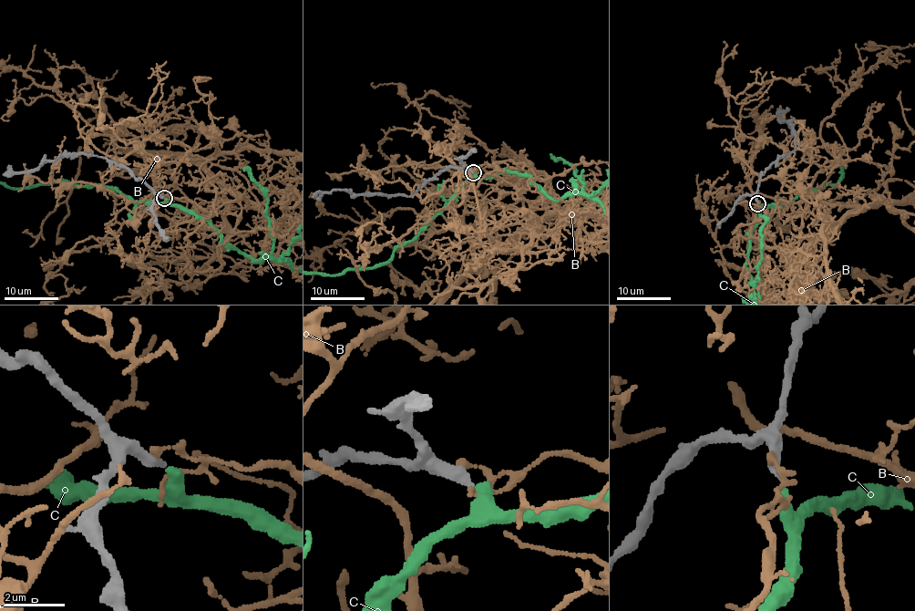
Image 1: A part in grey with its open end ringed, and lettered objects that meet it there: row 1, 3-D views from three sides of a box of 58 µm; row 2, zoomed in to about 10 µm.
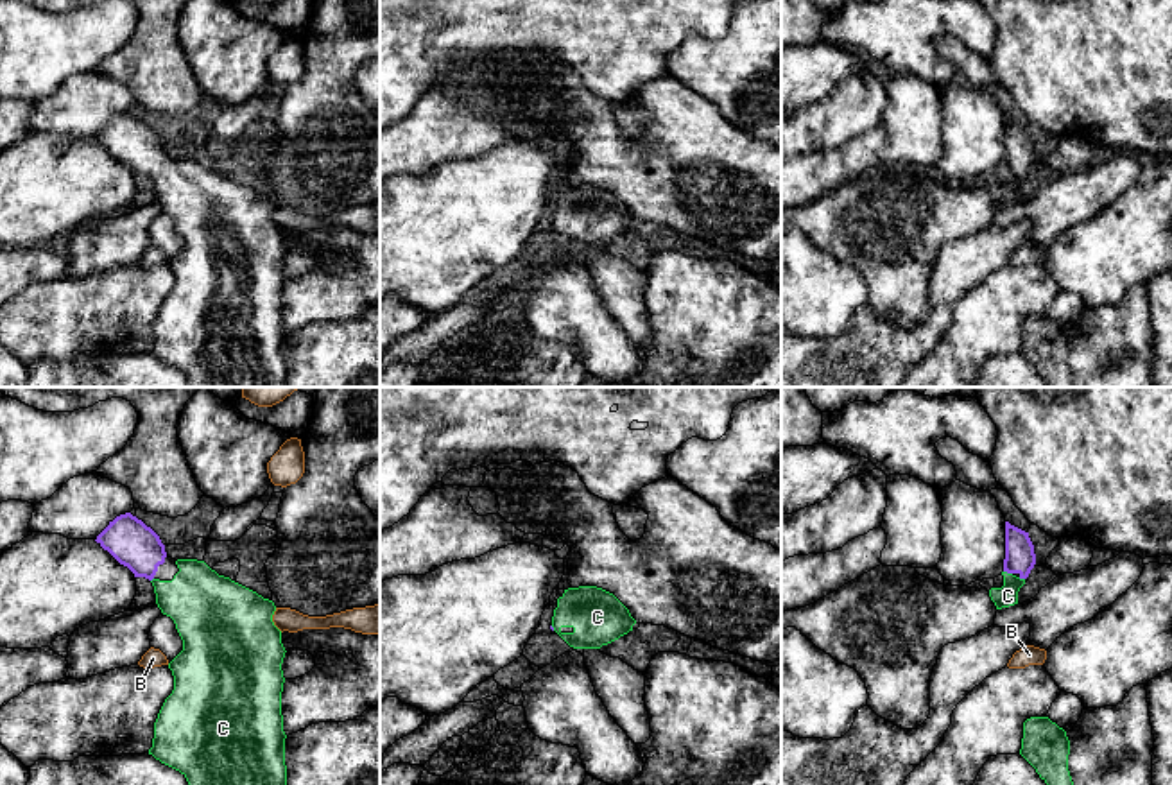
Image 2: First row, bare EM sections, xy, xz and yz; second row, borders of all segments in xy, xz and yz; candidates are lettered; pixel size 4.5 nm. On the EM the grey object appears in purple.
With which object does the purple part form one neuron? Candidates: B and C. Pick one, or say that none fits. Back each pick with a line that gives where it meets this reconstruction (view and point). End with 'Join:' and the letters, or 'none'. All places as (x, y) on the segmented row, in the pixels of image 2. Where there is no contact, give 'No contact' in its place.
C: Touches purple at yz (1008, 572)
Join: C

